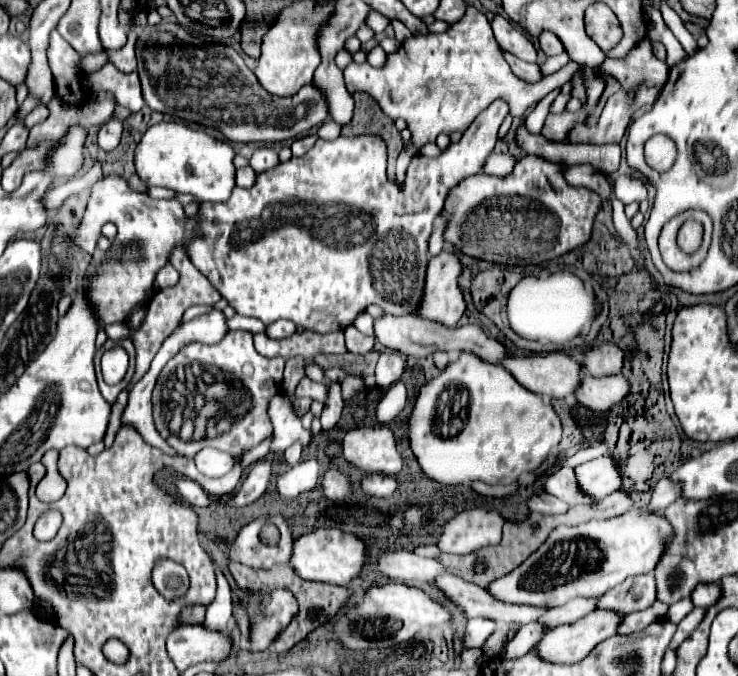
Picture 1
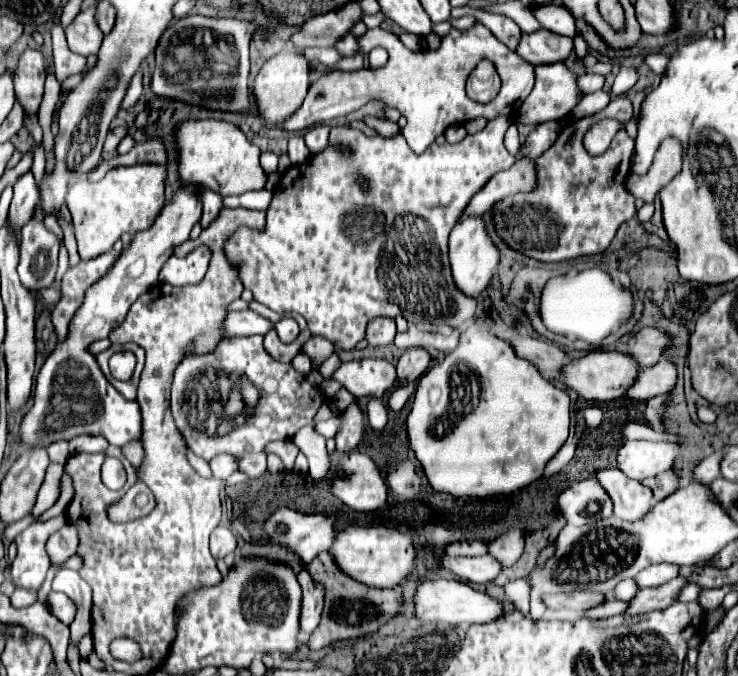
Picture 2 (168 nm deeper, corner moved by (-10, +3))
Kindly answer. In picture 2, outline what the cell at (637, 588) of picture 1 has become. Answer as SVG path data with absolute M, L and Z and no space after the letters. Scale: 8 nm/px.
M662 562L662 564L652 564L652 566L644 568L644 570L636 576L636 582L638 582L640 588L644 588L644 586L660 586L660 584L676 578L676 576L678 576L678 570L680 570L680 566L666 564L666 562Z

